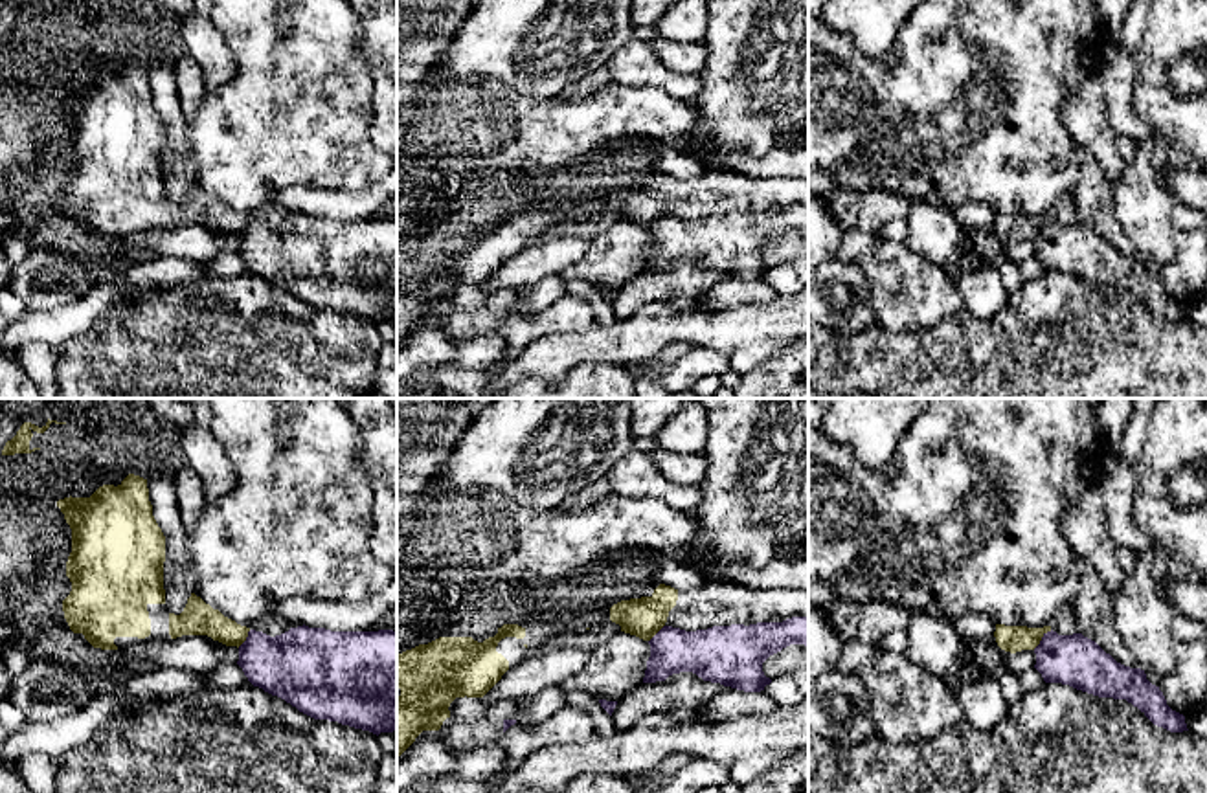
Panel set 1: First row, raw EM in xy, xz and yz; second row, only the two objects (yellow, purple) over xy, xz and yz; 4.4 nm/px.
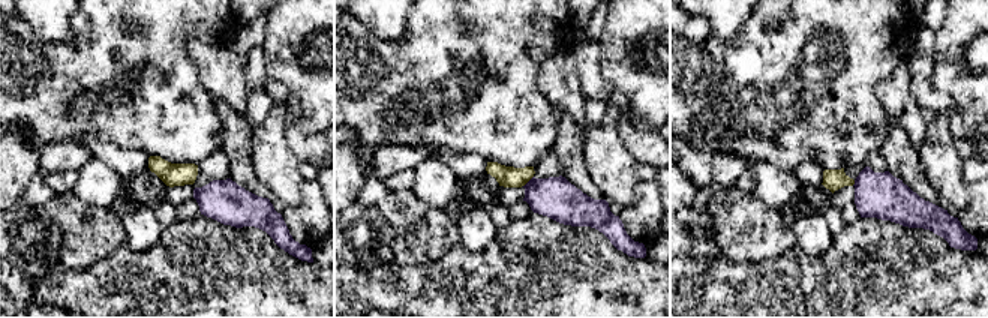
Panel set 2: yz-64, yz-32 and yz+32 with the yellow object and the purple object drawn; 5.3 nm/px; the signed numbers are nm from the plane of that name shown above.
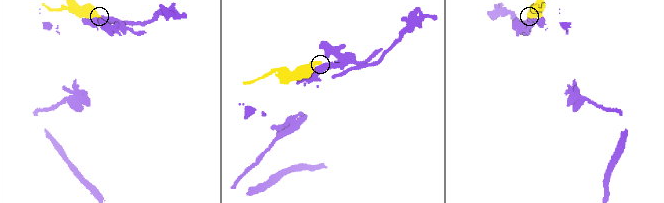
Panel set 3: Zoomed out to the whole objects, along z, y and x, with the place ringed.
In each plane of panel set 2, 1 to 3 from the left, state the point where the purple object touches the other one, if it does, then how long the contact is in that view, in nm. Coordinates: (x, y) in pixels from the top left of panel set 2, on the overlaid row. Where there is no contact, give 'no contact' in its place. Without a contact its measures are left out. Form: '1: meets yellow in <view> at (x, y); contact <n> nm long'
1: no contact
2: meets yellow in yz-32 at (528, 180); contact 80 nm long
3: meets yellow in yz+32 at (853, 183); contact 40 nm long

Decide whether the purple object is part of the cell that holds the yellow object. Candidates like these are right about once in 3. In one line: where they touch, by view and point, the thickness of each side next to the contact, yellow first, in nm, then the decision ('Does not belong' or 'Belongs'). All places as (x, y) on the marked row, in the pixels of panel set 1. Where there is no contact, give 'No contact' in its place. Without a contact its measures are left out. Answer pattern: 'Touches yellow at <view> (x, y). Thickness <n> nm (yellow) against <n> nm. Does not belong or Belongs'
Touches yellow at yz (1040, 639). Thickness 120 nm (yellow) against 220 nm. Does not belong

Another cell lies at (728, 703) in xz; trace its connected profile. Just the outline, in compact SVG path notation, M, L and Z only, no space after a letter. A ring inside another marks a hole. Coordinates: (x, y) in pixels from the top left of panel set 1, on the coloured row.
M724 687L698 710L696 718L707 721L726 721L744 718L748 714L766 716L777 710L779 705L781 703L764 690L744 692Z

